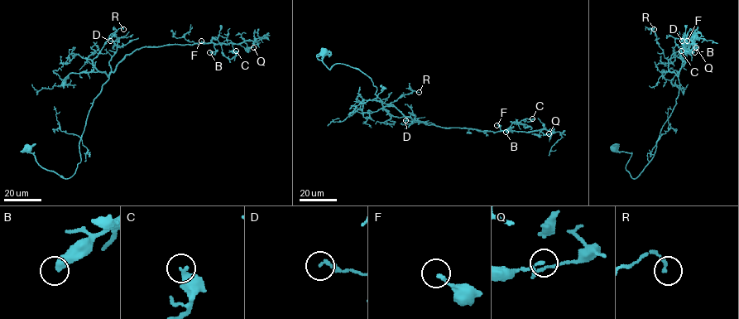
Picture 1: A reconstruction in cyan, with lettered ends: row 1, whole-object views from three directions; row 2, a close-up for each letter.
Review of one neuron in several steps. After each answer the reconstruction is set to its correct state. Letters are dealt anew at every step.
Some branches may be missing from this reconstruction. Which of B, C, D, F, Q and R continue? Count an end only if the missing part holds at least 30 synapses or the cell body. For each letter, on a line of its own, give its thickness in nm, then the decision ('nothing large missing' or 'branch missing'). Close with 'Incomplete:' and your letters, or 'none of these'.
B: 500 nm | nothing large missing
C: 440 nm | nothing large missing
D: 150 nm | nothing large missing
F: 190 nm | nothing large missing
Q: 130 nm | nothing large missing
R: 150 nm | nothing large missing
Incomplete: none of these

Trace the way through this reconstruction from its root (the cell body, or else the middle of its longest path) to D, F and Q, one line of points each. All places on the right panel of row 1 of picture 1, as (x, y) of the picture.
D: (614, 147), (631, 154), (626, 168), (633, 178), (653, 157), (679, 94), (679, 72), (686, 61), (682, 41)
F: (614, 147), (631, 154), (626, 168), (635, 178), (653, 157), (676, 104), (684, 50), (693, 43), (687, 41)
Q: (614, 147), (631, 154), (626, 168), (635, 178), (653, 157), (676, 104), (684, 50), (693, 42), (696, 47)

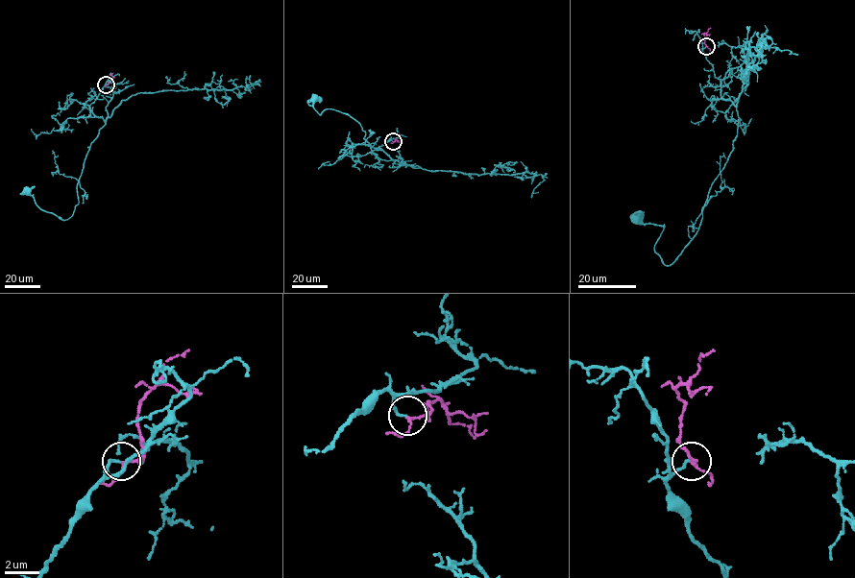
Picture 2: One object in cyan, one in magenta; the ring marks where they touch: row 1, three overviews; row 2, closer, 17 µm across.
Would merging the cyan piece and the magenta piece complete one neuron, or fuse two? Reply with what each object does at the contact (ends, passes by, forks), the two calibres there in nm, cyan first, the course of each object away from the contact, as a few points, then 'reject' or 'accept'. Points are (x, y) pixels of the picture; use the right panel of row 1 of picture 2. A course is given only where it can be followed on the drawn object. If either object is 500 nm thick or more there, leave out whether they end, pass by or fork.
cyan ends there; magenta passes by; 160 nm thick on the cyan side, 140 nm on the other; cyan runs (706, 46), (721, 97), (736, 108), (732, 152), (696, 233), (670, 265), (654, 250), (663, 228), (637, 217); magenta runs (706, 46), (703, 35), (709, 36); accept

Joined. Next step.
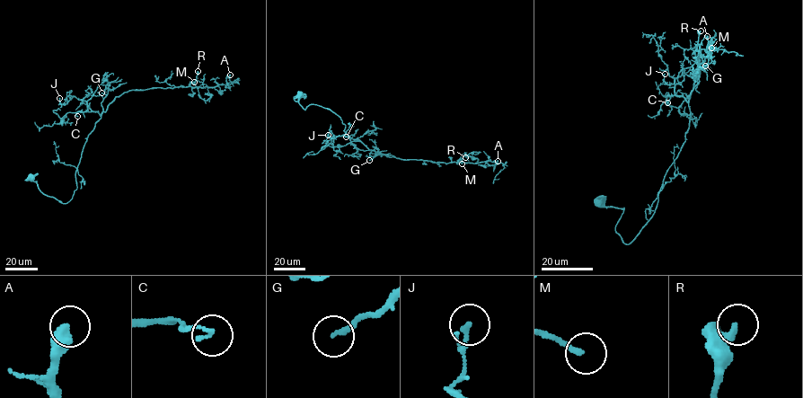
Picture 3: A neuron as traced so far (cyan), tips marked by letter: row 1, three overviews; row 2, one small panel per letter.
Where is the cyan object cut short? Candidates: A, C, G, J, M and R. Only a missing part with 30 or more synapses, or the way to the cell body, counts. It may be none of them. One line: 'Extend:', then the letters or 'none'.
Extend: G, R

